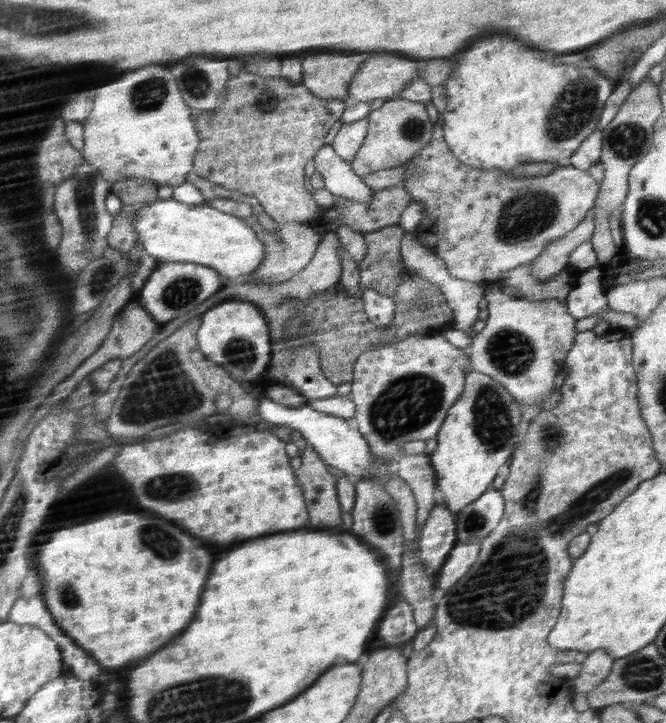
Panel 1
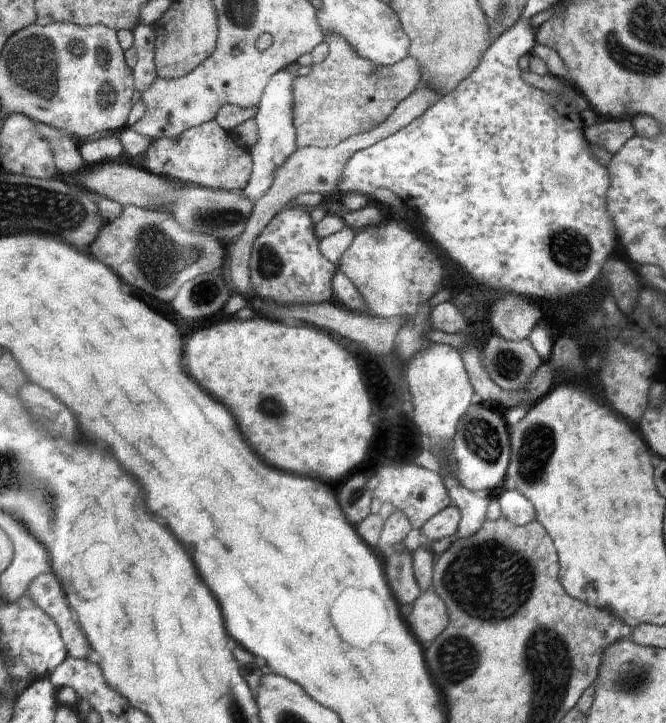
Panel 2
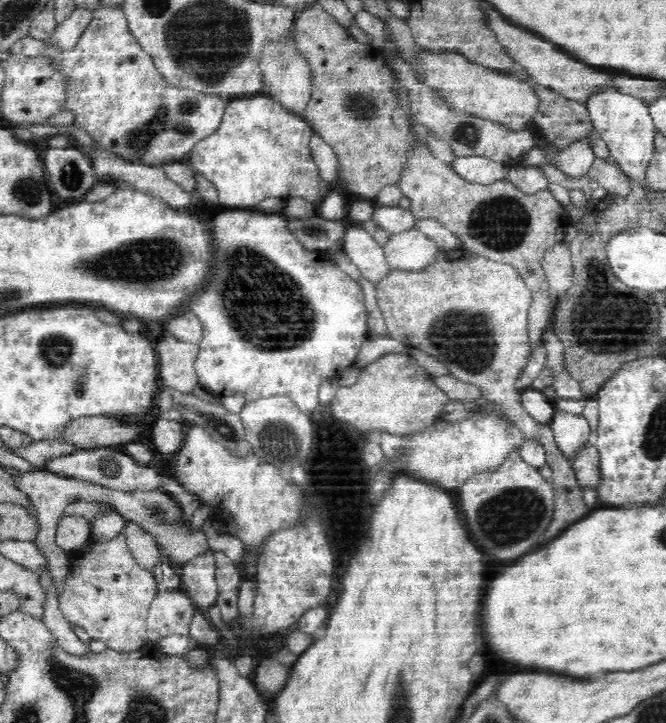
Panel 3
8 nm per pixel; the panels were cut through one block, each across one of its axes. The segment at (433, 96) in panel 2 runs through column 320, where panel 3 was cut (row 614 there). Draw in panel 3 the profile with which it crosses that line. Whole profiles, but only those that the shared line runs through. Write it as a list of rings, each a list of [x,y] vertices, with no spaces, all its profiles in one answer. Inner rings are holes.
[[[161,589],[152,599],[147,616],[149,644],[156,644],[168,633],[188,633],[195,609],[193,600],[182,590]]]

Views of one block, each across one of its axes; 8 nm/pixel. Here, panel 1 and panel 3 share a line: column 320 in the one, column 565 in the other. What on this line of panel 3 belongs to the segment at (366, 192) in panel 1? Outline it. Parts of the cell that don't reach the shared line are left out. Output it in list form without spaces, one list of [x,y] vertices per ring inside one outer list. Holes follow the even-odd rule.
[[[575,142],[563,151],[558,150],[555,159],[552,160],[538,146],[535,146],[530,152],[523,154],[521,157],[523,159],[521,166],[538,167],[549,164],[555,166],[566,176],[580,178],[580,176],[588,174],[588,170],[590,170],[596,156],[590,143]]]

